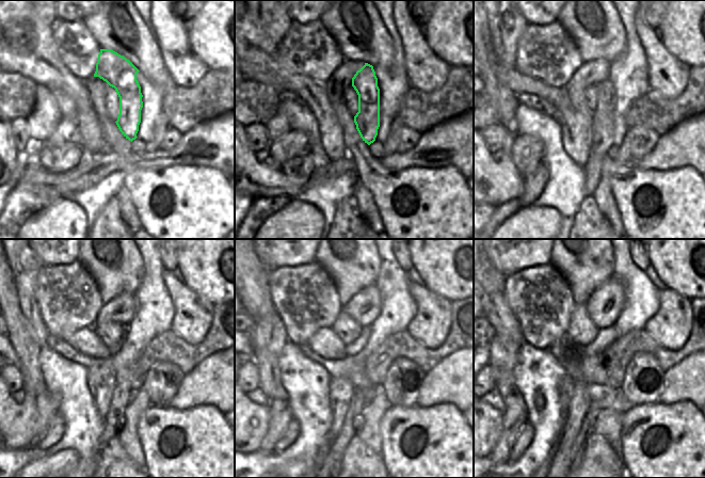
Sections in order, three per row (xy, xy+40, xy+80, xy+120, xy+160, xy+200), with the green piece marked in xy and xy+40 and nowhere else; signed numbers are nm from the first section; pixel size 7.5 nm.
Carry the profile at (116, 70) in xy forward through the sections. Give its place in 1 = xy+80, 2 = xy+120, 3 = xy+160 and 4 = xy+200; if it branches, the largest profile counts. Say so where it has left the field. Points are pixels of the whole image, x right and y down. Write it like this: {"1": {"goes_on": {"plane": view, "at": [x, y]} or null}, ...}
{"1": {"goes_on": {"plane": "xy+80", "at": [603, 127]}}, "2": {"goes_on": {"plane": "xy+120", "at": [122, 397]}}, "3": {"goes_on": {"plane": "xy+160", "at": [363, 397]}}, "4": {"goes_on": {"plane": "xy+200", "at": [588, 428]}}}

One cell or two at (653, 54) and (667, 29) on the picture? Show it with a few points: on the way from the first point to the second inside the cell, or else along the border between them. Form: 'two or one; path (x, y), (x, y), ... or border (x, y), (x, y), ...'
two; border (656, 30), (661, 43), (677, 59)

